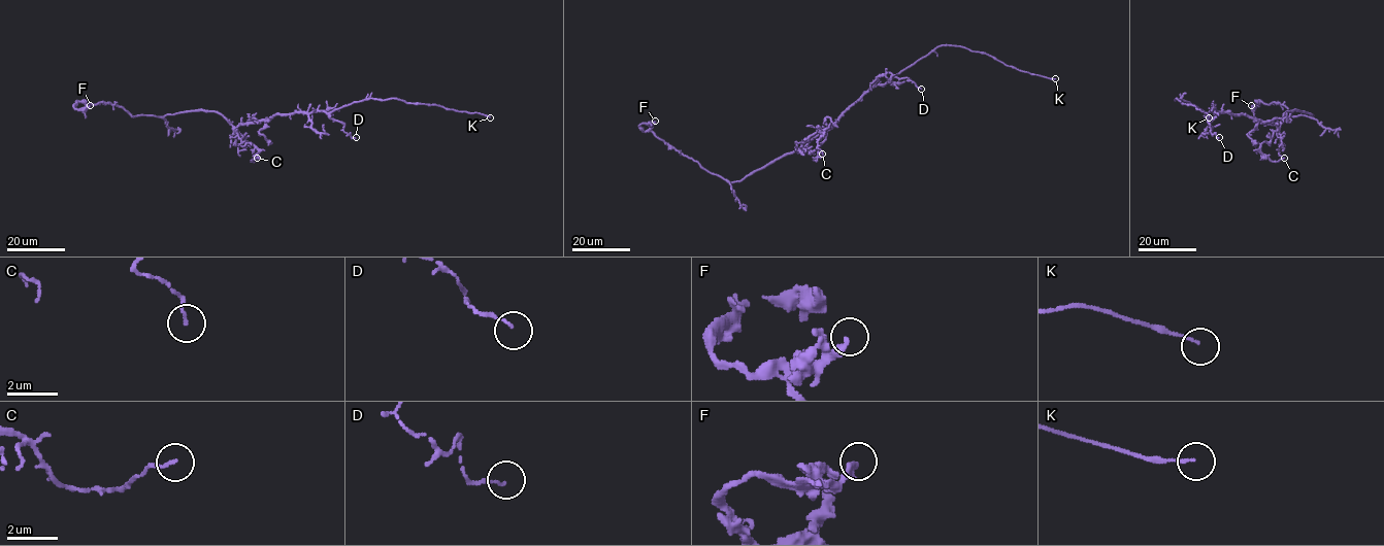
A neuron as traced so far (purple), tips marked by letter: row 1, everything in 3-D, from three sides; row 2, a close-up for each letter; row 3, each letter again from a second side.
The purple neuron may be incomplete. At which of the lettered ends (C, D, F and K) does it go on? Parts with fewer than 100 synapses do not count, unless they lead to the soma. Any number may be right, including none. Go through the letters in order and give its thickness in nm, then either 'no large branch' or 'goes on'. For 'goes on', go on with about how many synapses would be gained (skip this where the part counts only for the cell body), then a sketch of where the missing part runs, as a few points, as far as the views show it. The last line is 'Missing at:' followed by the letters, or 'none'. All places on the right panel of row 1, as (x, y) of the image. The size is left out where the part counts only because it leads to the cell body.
C: calibre 110 nm; no large branch
D: calibre 90 nm; no large branch
F: calibre 220 nm; no large branch
K: calibre 90 nm; goes on
Missing at: K

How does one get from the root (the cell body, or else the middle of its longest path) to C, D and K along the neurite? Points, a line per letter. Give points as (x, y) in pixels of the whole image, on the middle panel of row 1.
C: (834, 124), (802, 147), (802, 143), (823, 130), (817, 147), (822, 154)
D: (834, 124), (865, 93), (887, 83), (894, 76), (908, 77), (921, 89)
K: (834, 124), (872, 87), (887, 83), (943, 45), (983, 52), (1019, 70), (1055, 78)

